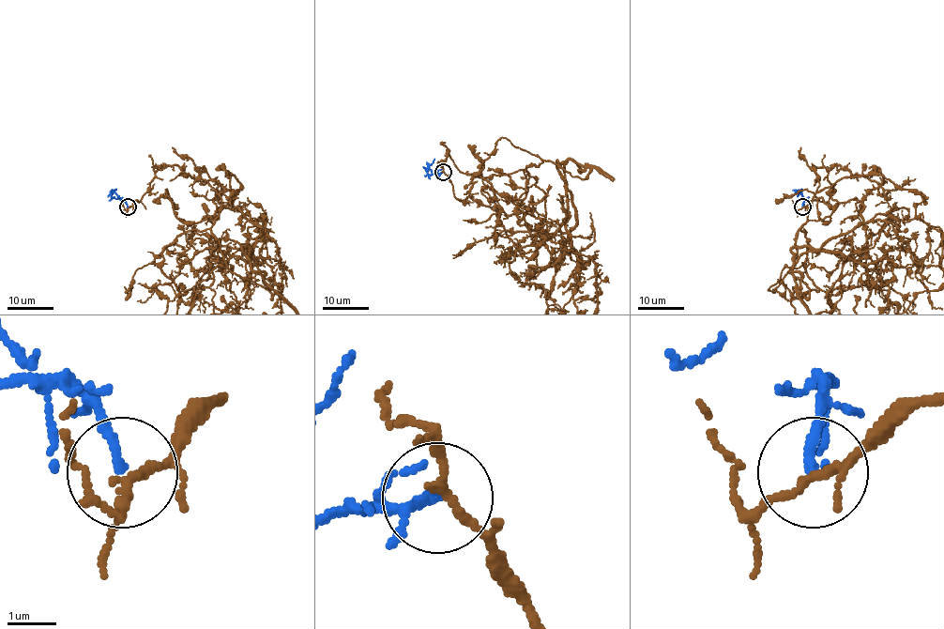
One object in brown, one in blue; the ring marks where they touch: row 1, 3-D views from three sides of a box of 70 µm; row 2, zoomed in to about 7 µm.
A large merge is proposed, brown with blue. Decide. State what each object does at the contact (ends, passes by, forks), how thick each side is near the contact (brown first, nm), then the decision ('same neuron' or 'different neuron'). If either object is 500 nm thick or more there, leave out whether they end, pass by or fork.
brown passes by | blue ends | 170/200 nm | different neuron

